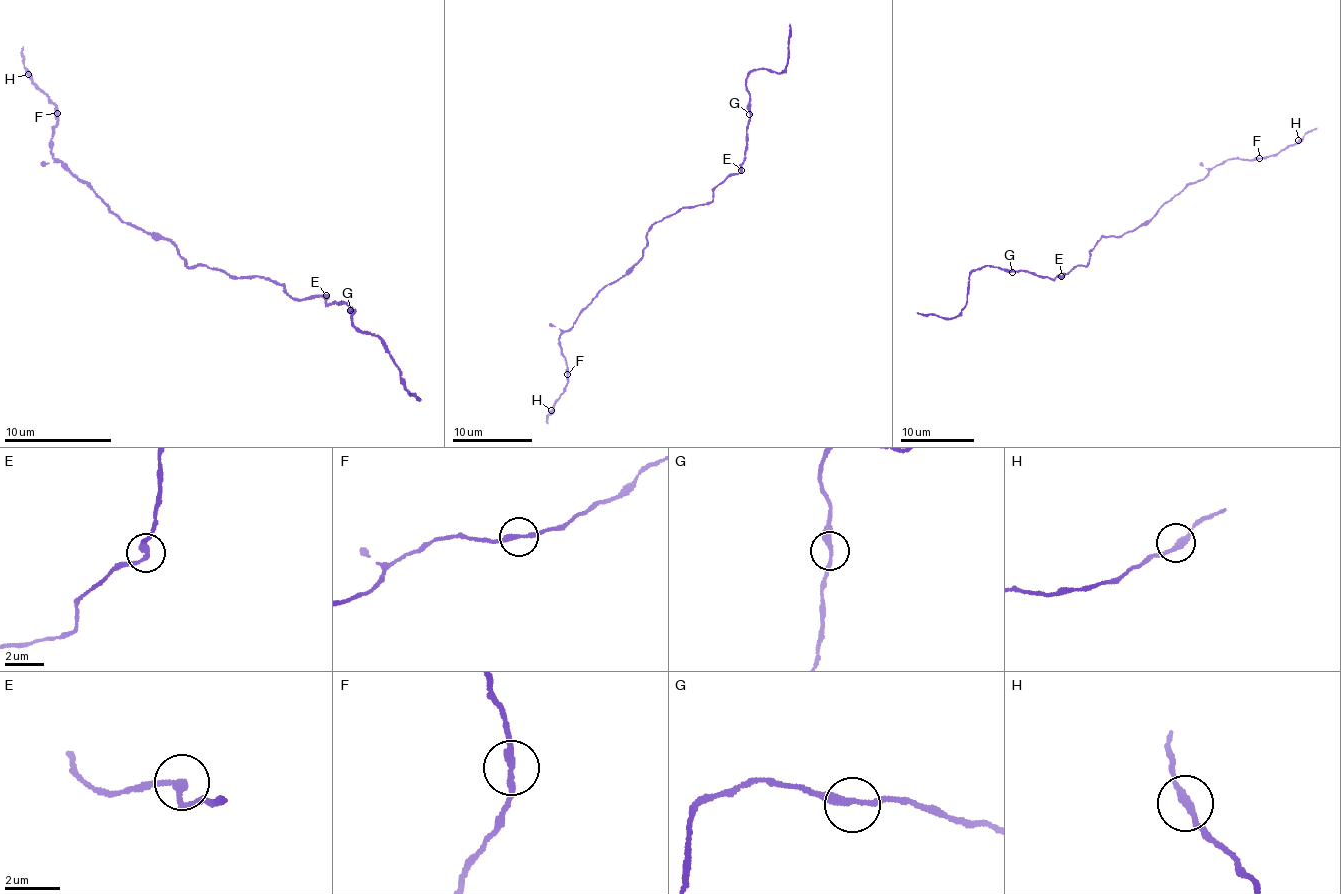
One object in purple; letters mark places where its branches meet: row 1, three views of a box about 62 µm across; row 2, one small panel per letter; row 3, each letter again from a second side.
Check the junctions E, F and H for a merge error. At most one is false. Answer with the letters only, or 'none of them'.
none of them

